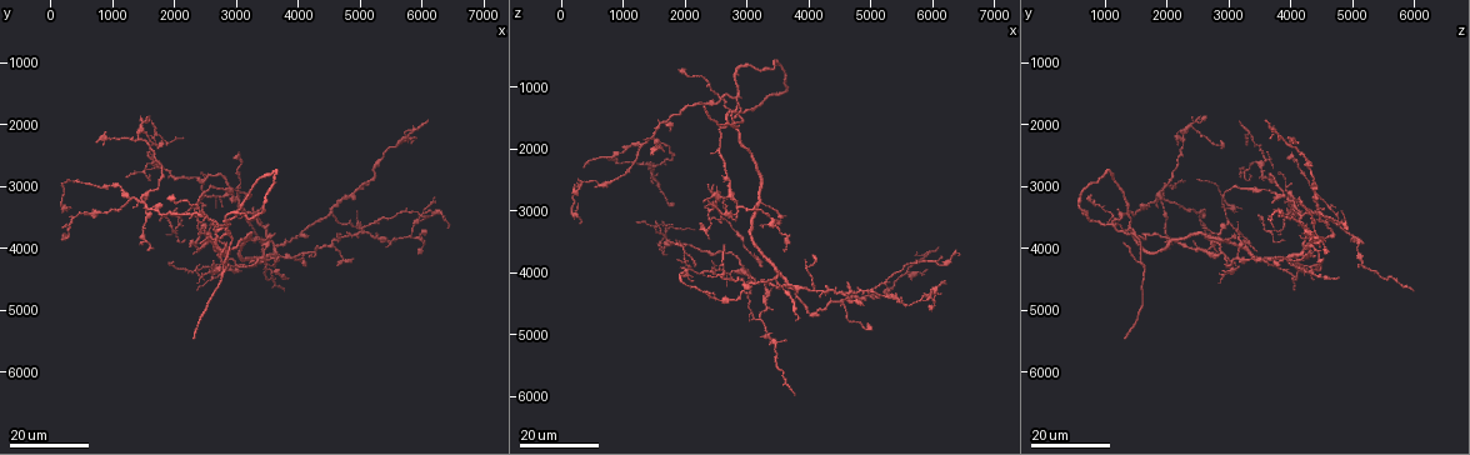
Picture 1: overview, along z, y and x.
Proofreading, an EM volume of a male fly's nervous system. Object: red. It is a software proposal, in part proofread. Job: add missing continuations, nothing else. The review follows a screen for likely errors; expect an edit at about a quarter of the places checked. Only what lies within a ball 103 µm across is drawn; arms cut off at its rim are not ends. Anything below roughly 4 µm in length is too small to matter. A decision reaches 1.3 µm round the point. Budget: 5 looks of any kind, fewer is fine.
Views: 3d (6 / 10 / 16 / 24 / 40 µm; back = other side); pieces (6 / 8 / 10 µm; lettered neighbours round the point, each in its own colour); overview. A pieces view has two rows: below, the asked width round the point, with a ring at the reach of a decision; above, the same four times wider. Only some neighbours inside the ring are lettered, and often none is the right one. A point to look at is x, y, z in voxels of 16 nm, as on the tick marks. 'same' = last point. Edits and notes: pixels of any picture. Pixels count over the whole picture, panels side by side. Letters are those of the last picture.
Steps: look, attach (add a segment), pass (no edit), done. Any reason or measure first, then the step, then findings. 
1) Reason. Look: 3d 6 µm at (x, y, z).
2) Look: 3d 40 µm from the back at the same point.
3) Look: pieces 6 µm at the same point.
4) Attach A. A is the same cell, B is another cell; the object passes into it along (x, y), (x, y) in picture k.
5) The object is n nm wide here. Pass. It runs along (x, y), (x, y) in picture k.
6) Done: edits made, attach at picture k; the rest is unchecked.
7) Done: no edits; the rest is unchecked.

Long arm stops here. Look: 3d 16 µm at (3200, 3150, 3850).

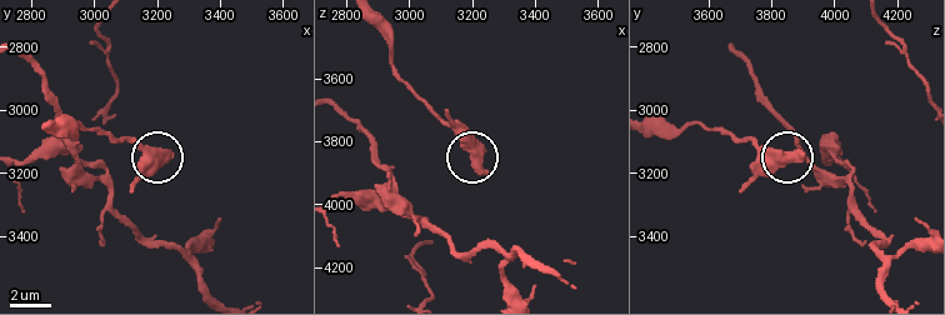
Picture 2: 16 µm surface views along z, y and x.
Look: pieces 8 µm at (3240, 3150, 3890).

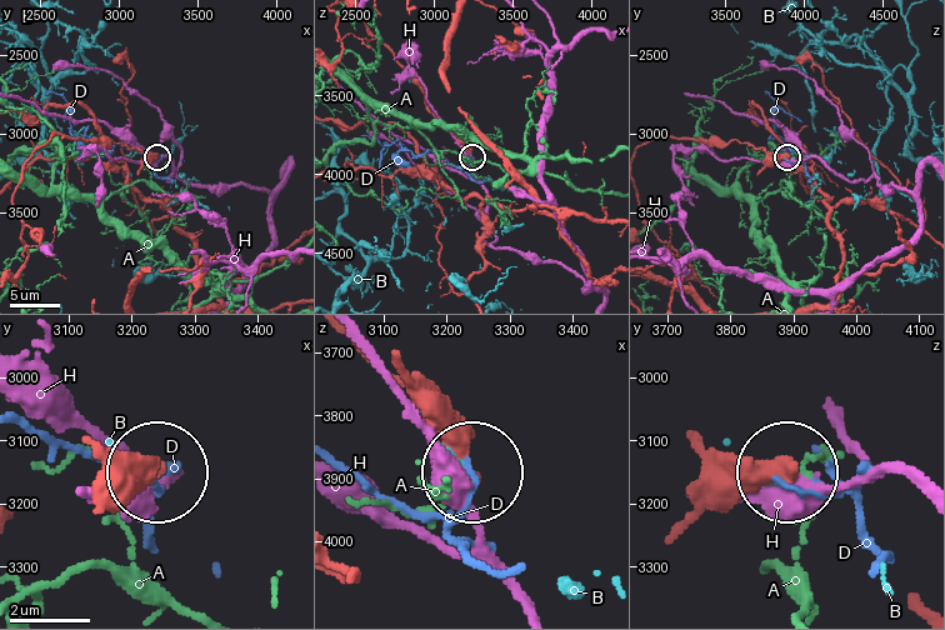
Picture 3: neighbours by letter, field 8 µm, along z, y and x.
Pass. A, B, D and H are other cells; it runs along (100, 454), (158, 471) in picture 3; no lettered segment goes on from it.

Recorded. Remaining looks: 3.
Tapers out. Look: 3d 16 µm at (3750, 4650, 6000).

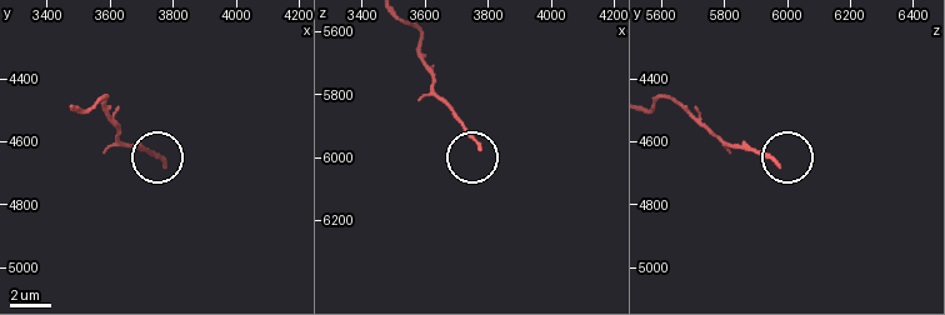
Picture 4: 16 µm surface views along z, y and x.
See the neighbours. Look: pieces 10 µm at (3770, 4670, 5960).

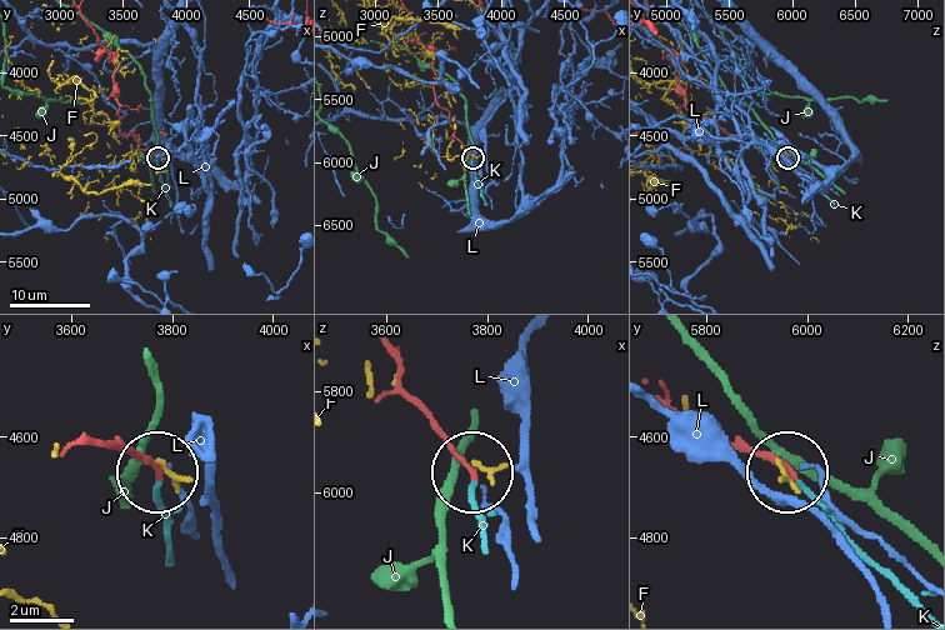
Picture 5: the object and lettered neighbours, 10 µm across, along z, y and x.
The object is 150 nm wide here. Attach K. K is the same cell, F, J and L are other cells; the object passes into it along (404, 398), (471, 475), (483, 540) in picture 5; it goes on there.

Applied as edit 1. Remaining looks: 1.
Done: edits made, attach at picture 5; the rest is unchecked.

